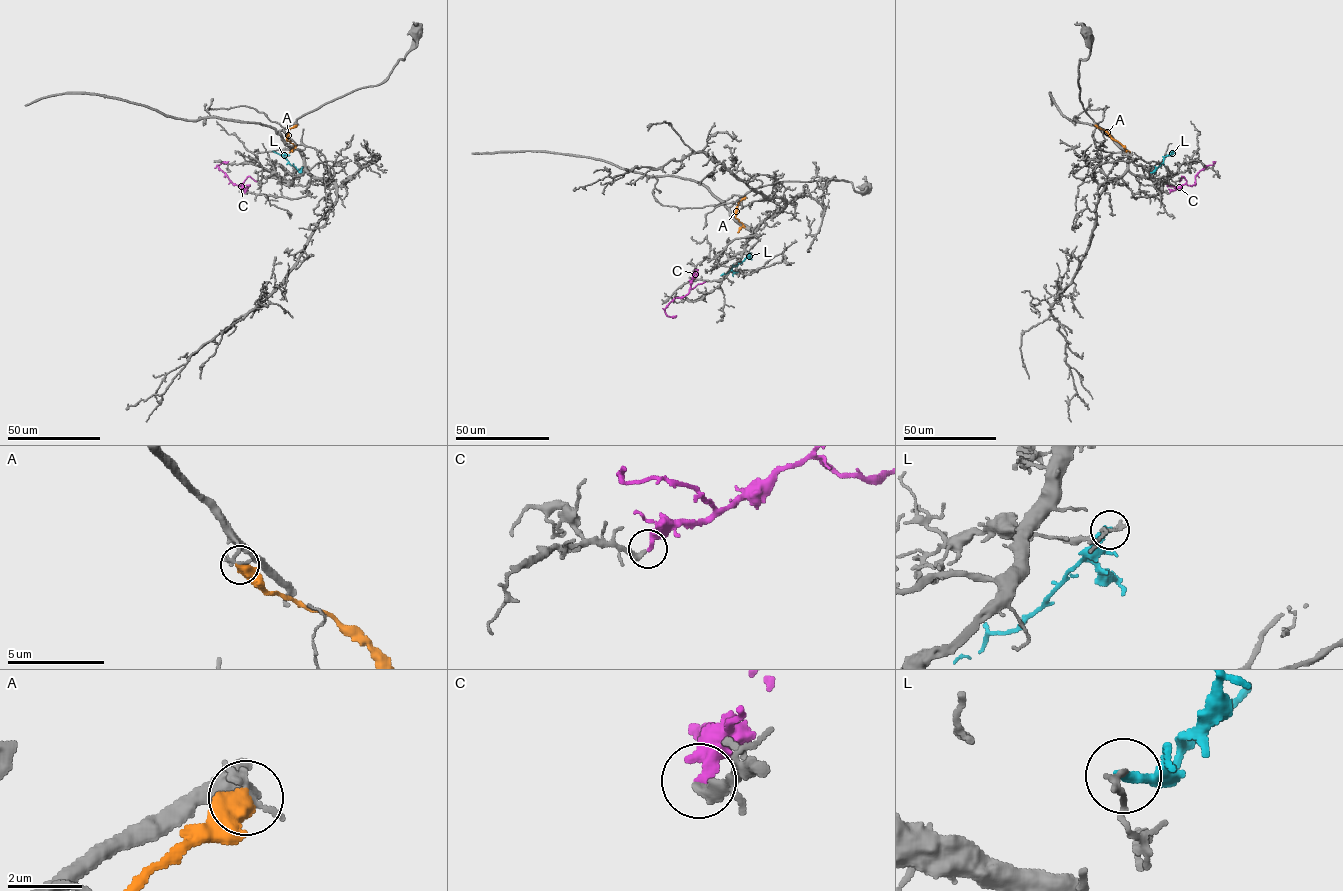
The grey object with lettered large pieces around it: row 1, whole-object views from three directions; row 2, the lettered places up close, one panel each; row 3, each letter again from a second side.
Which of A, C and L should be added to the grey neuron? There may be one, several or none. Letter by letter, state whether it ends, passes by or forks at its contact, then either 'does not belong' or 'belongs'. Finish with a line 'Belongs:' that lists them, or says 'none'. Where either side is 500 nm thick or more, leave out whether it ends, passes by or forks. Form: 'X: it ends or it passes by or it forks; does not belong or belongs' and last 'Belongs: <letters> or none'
A: does not belong
C: it ends; belongs
L: it ends; does not belong
Belongs: C

